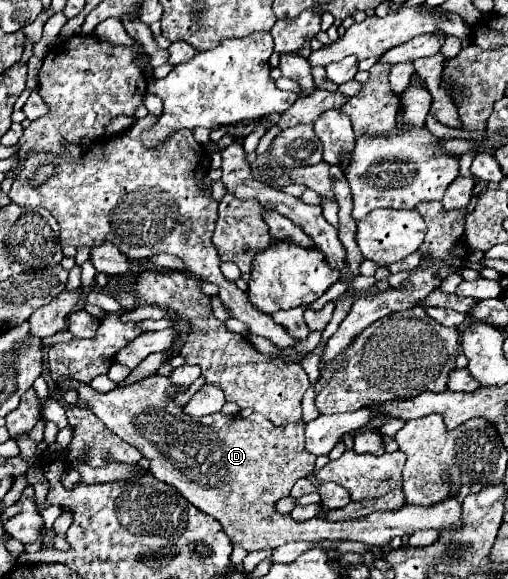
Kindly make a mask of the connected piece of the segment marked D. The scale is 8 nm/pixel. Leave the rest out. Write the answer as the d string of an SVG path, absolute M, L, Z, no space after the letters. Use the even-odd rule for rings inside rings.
M159 374L141 380L133 386L115 388L107 394L99 394L89 384L63 384L59 388L59 394L75 388L79 392L79 398L89 404L89 408L105 422L107 428L111 428L117 436L121 436L125 442L133 444L143 457L151 462L151 474L157 480L163 480L179 490L181 496L185 496L195 508L201 512L213 516L227 536L231 538L233 546L241 546L247 552L255 550L275 550L285 542L323 542L323 540L359 540L369 546L387 546L395 536L411 536L417 530L449 530L461 526L461 502L455 498L443 500L435 506L411 506L405 504L399 508L399 512L373 512L367 518L357 520L345 520L345 522L329 522L329 520L309 520L309 522L295 522L289 514L279 514L275 504L279 499L290 495L291 488L299 478L305 478L315 470L315 456L305 450L305 422L295 422L287 426L275 426L271 424L263 414L251 414L249 418L241 416L223 416L221 412L207 416L207 418L191 418L183 412L179 404L175 404L175 396L183 392L183 388L175 386L169 378L163 378ZM165 442L171 442L171 450L159 450Z

